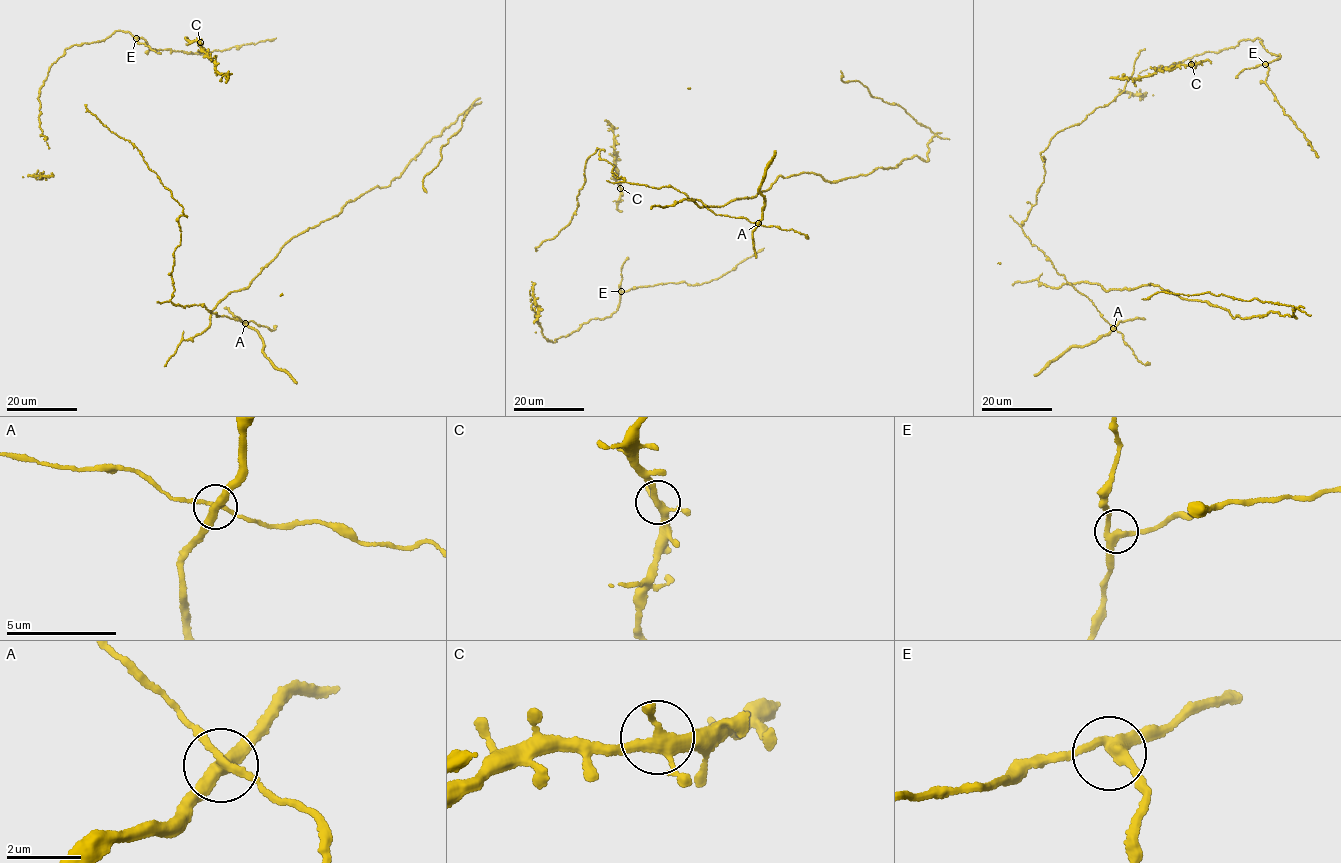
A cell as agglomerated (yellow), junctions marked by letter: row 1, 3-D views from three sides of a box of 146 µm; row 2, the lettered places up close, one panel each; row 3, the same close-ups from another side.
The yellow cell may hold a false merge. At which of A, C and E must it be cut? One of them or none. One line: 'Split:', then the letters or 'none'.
Split: A

